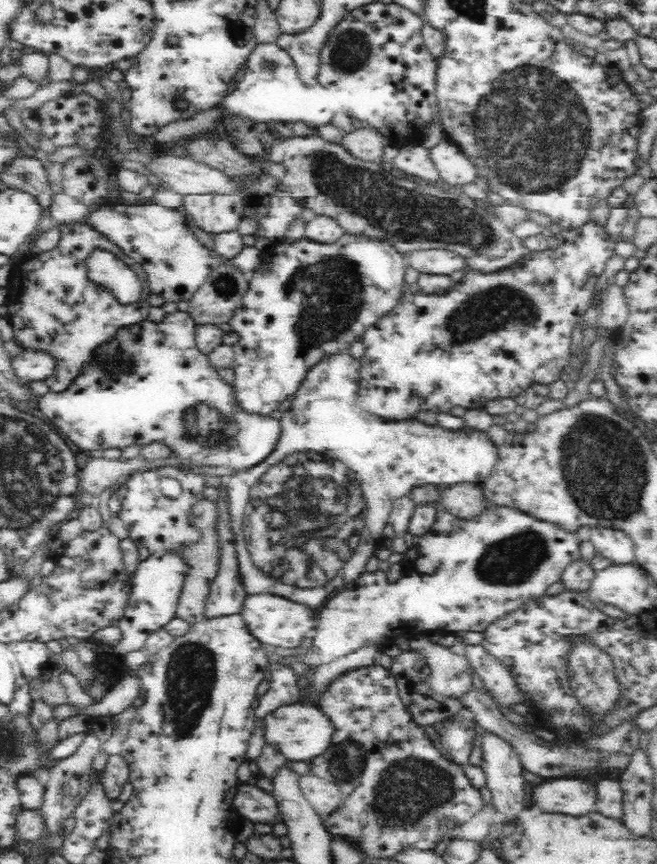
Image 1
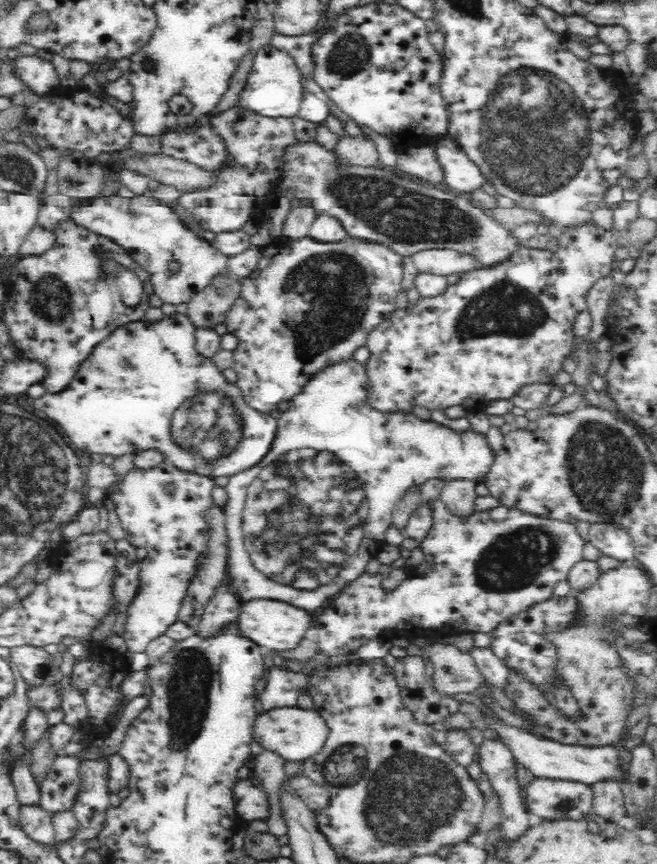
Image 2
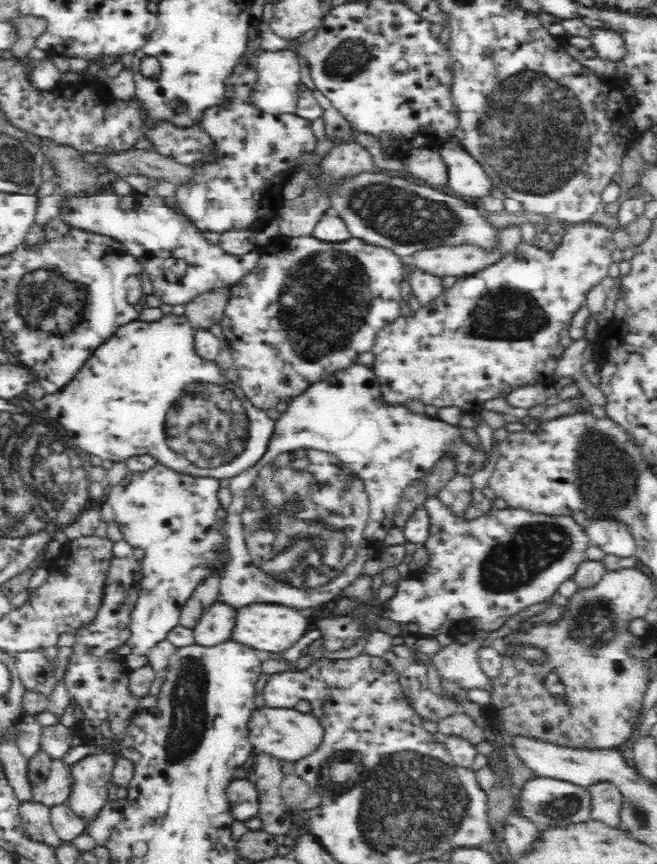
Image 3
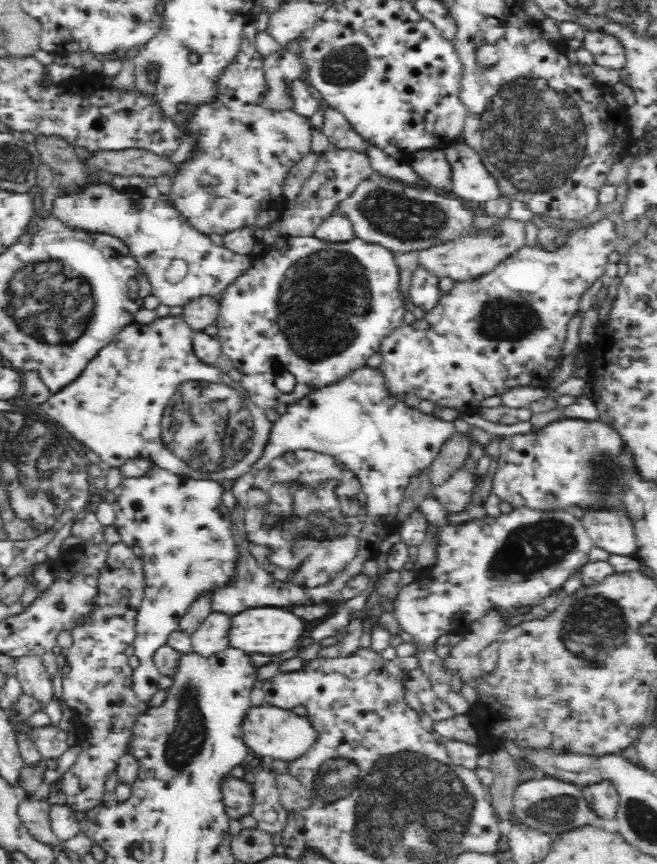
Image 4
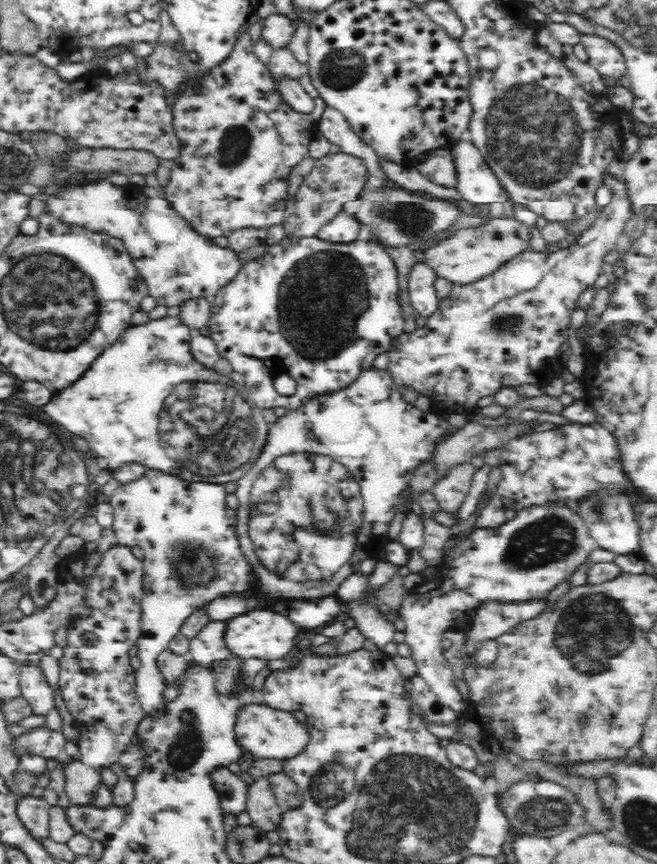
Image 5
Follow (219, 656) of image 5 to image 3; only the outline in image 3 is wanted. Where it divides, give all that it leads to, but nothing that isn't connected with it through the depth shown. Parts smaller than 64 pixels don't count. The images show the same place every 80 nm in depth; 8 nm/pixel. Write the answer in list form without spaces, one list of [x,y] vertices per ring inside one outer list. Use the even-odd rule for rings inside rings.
[[[214,601],[193,628],[194,642],[209,647],[230,638],[236,624],[238,609],[226,601]]]

